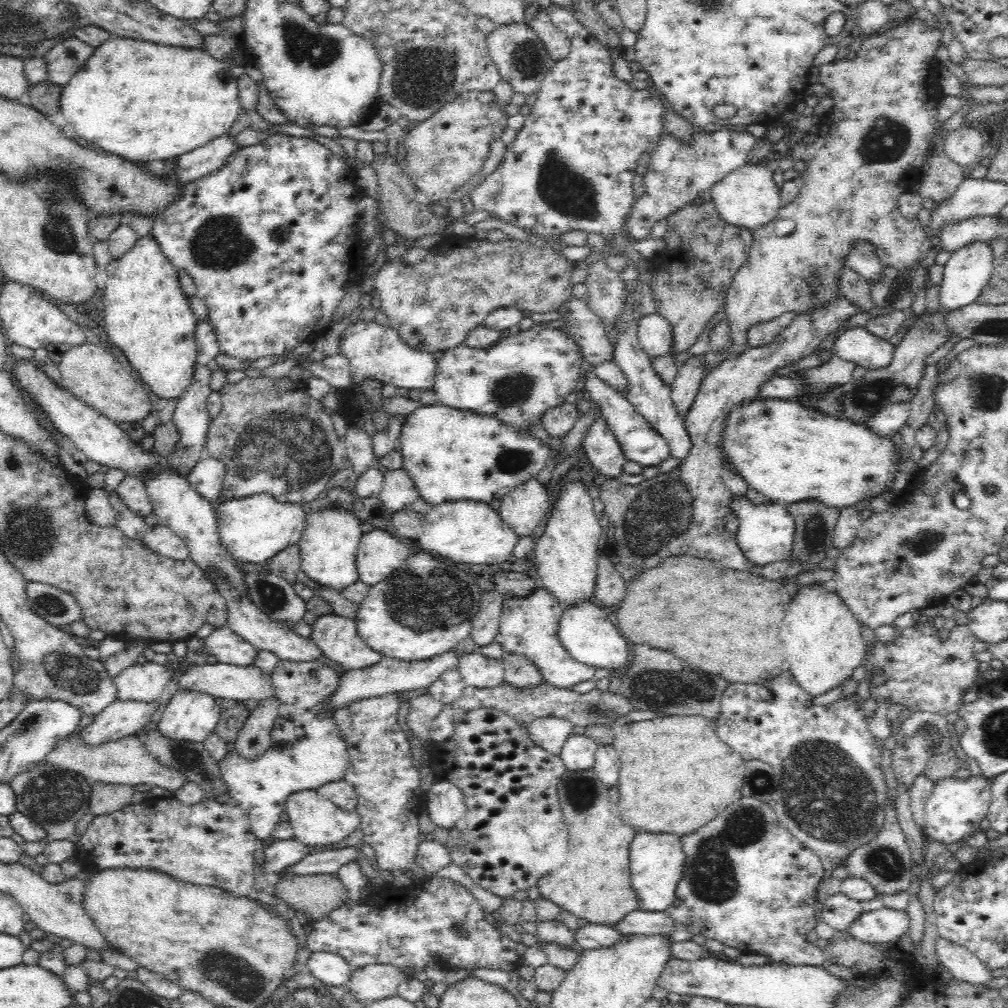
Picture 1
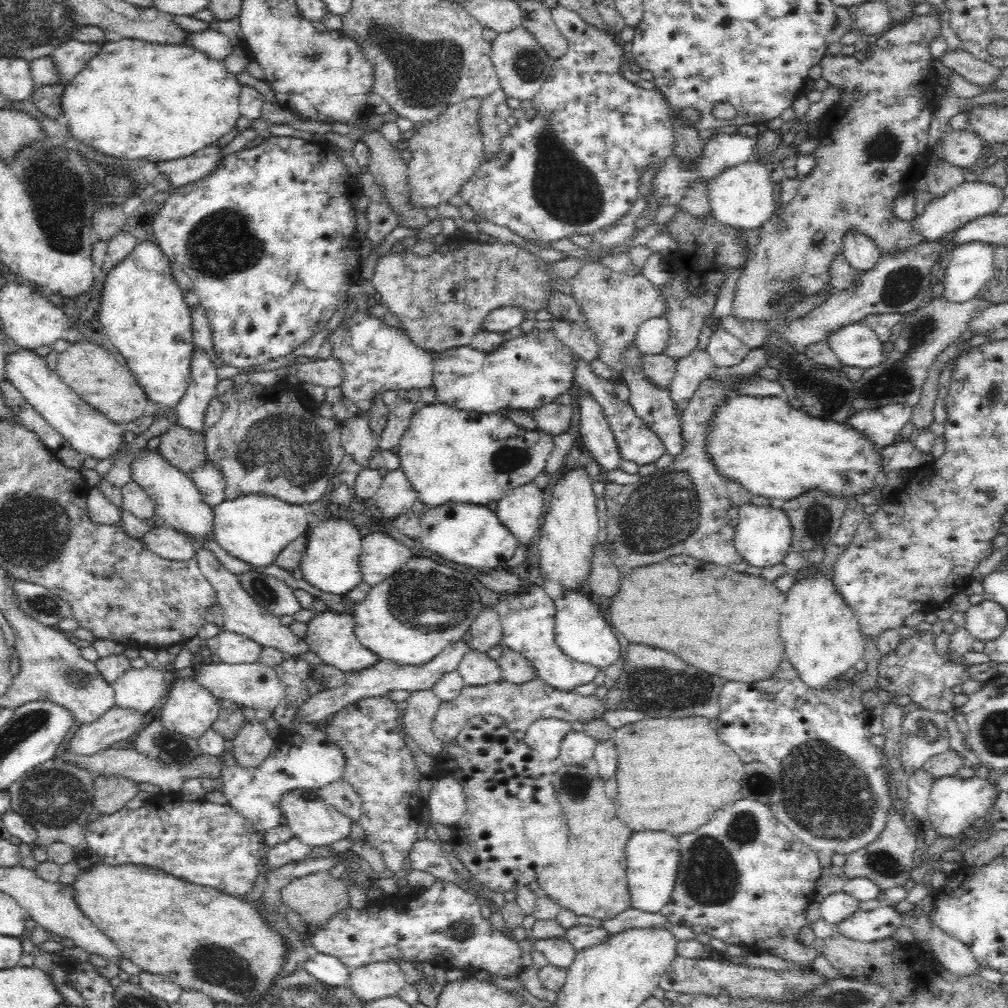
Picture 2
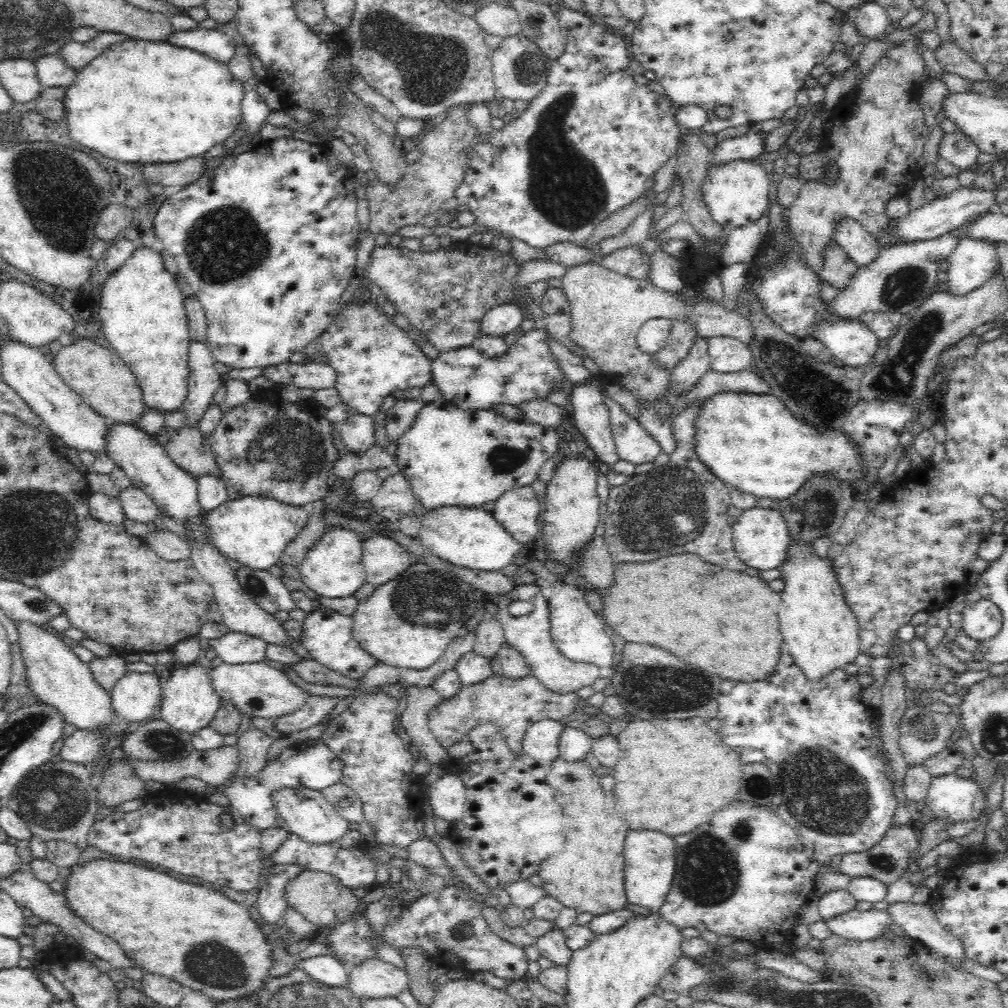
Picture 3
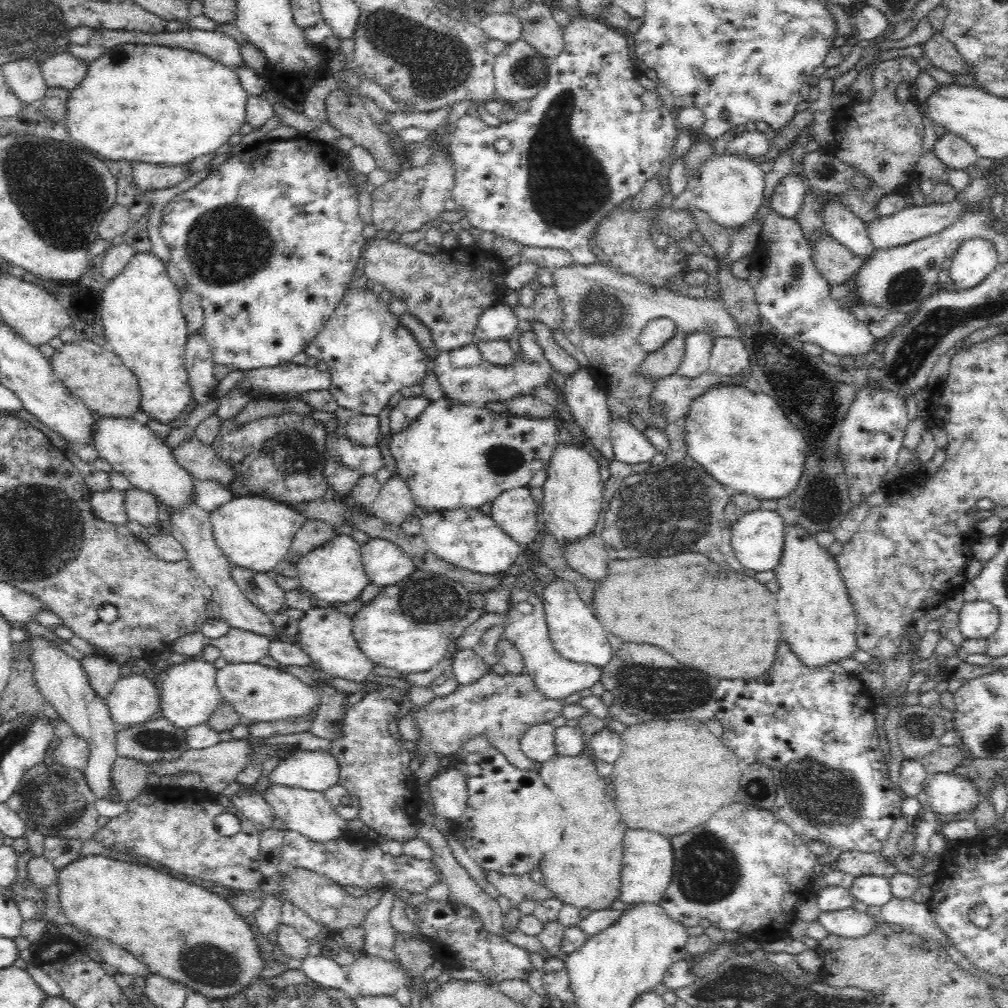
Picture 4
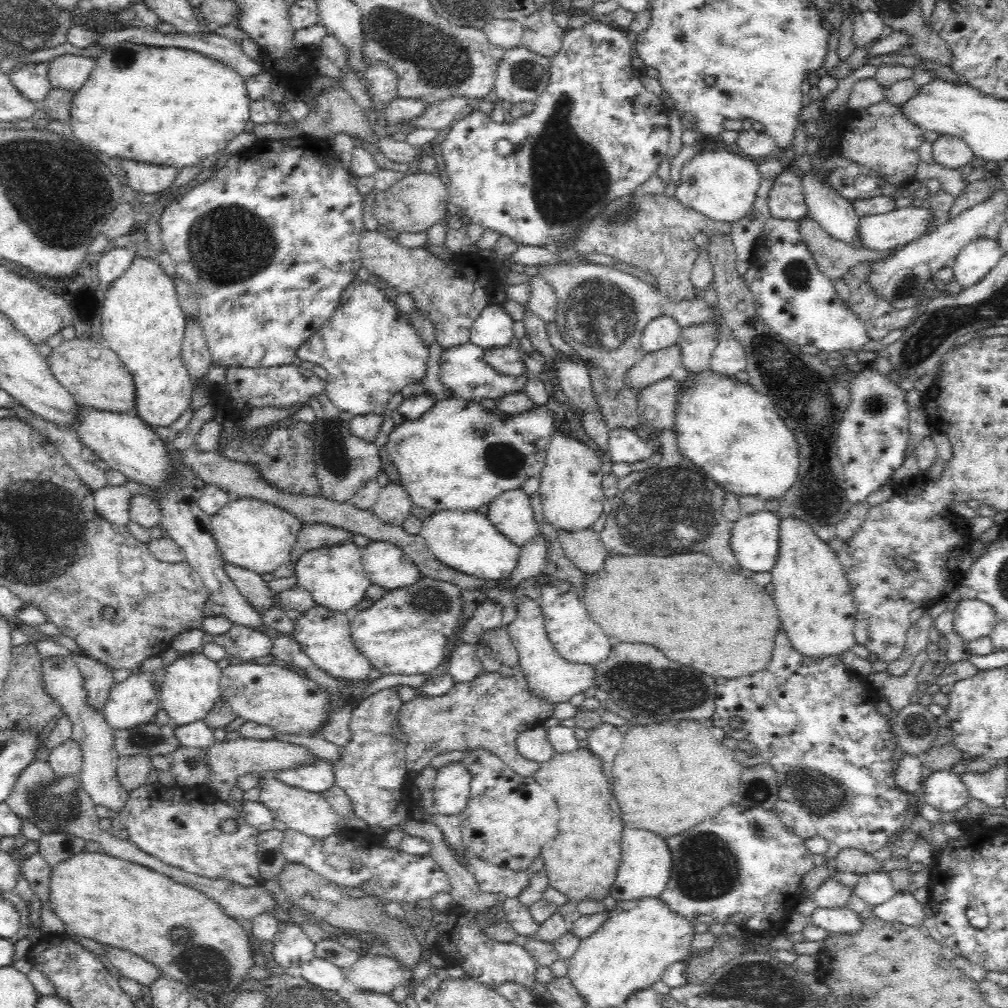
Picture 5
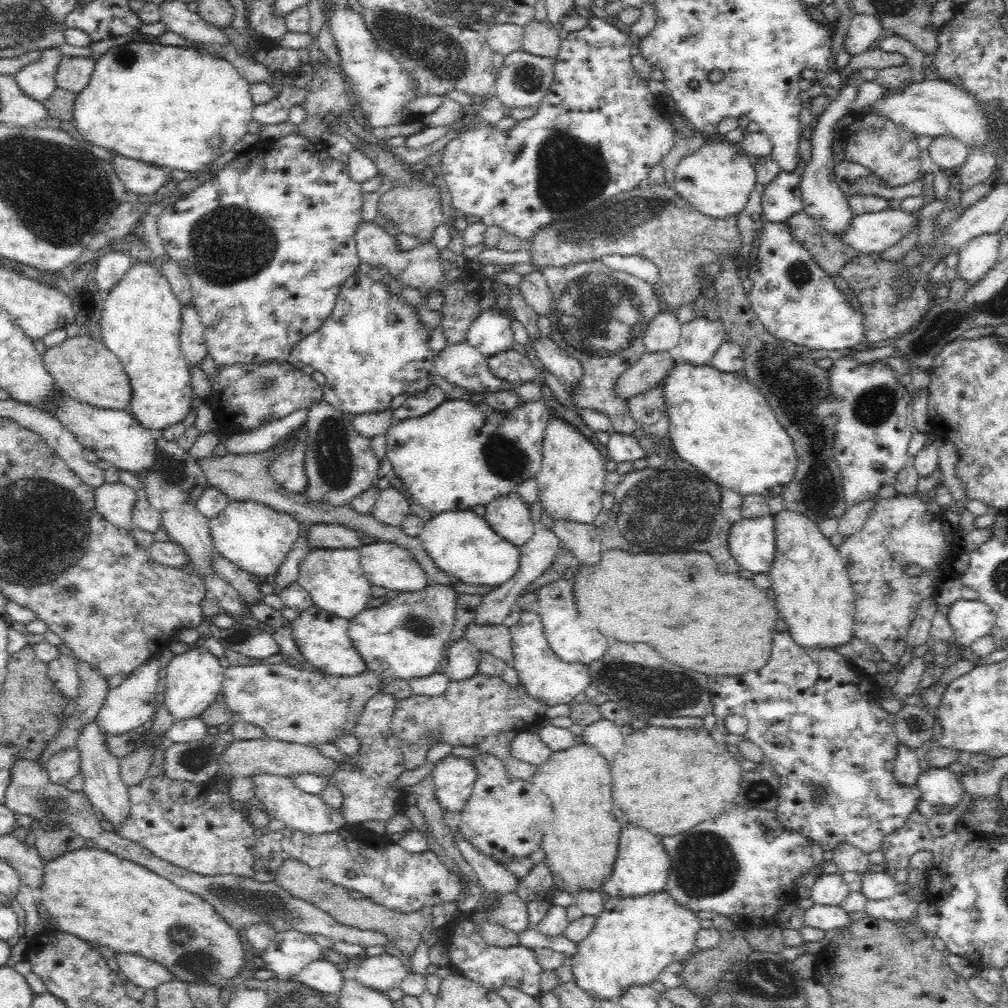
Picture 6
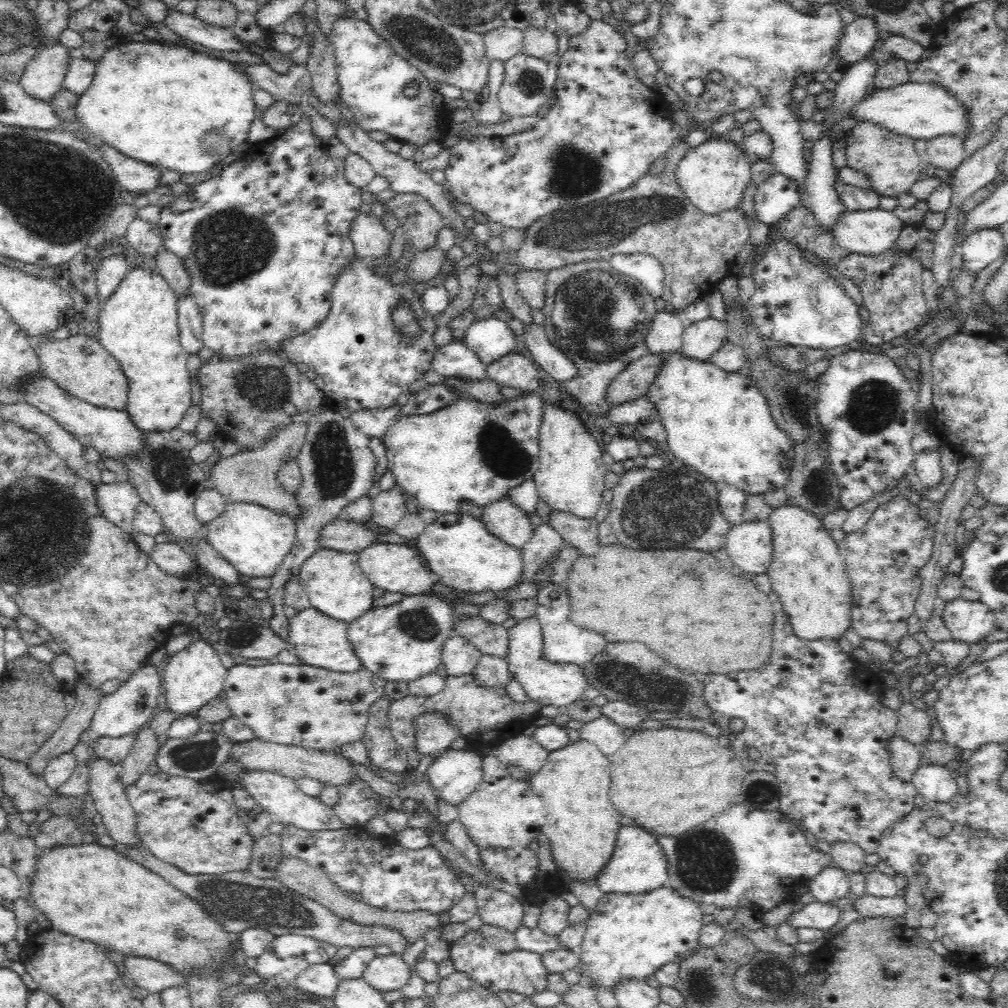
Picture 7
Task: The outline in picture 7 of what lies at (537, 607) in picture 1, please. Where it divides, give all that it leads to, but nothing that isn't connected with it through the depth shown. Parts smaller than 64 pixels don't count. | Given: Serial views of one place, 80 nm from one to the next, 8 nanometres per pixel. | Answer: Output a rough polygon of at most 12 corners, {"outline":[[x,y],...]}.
{"outline":[[537,617],[507,630],[504,660],[530,701],[564,709],[584,695],[576,664],[542,657]]}

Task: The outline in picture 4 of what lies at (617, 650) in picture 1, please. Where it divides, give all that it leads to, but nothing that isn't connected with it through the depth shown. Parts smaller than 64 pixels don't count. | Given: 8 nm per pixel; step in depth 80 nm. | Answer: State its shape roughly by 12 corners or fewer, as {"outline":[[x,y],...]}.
{"outline":[[569,581],[541,594],[548,634],[565,660],[604,667],[605,630]]}

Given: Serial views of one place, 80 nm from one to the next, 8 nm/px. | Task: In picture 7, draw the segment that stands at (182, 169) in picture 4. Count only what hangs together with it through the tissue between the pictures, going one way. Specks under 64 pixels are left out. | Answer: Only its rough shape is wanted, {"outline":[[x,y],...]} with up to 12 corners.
{"outline":[[98,148],[122,188],[146,194],[162,169]]}

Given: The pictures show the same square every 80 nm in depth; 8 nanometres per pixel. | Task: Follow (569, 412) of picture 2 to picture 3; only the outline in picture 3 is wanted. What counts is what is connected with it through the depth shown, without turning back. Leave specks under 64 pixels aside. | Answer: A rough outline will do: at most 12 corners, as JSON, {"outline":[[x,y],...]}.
{"outline":[[548,399],[521,402],[527,422],[554,430],[568,414]]}

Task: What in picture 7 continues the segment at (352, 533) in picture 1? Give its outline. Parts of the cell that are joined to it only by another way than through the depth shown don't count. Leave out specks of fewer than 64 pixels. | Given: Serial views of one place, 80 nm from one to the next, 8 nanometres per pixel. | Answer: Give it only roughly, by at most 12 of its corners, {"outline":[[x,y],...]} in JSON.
{"outline":[[319,548],[298,577],[310,607],[349,623],[374,608],[356,553]]}

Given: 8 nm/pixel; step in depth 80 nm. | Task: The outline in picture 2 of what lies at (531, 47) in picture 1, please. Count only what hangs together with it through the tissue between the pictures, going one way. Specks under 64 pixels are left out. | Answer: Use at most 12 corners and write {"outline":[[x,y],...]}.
{"outline":[[522,26],[497,35],[506,98],[532,100],[553,60]]}

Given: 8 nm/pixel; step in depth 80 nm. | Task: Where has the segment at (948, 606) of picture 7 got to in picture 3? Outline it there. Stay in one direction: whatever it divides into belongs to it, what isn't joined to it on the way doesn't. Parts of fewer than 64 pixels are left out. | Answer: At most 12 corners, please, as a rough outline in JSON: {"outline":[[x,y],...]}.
{"outline":[[988,599],[968,601],[962,630],[983,641],[998,634],[1002,615]]}

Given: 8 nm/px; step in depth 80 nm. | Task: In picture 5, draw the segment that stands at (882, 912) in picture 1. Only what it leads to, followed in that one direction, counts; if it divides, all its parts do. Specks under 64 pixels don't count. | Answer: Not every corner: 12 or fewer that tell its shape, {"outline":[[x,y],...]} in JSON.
{"outline":[[816,908],[810,924],[852,935],[863,919],[848,908]]}

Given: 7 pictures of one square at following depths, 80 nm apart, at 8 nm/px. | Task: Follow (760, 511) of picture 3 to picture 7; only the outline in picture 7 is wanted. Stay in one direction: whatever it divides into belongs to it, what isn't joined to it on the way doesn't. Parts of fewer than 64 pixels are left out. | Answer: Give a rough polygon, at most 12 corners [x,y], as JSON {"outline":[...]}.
{"outline":[[769,522],[734,525],[729,564],[764,574],[772,560]]}

